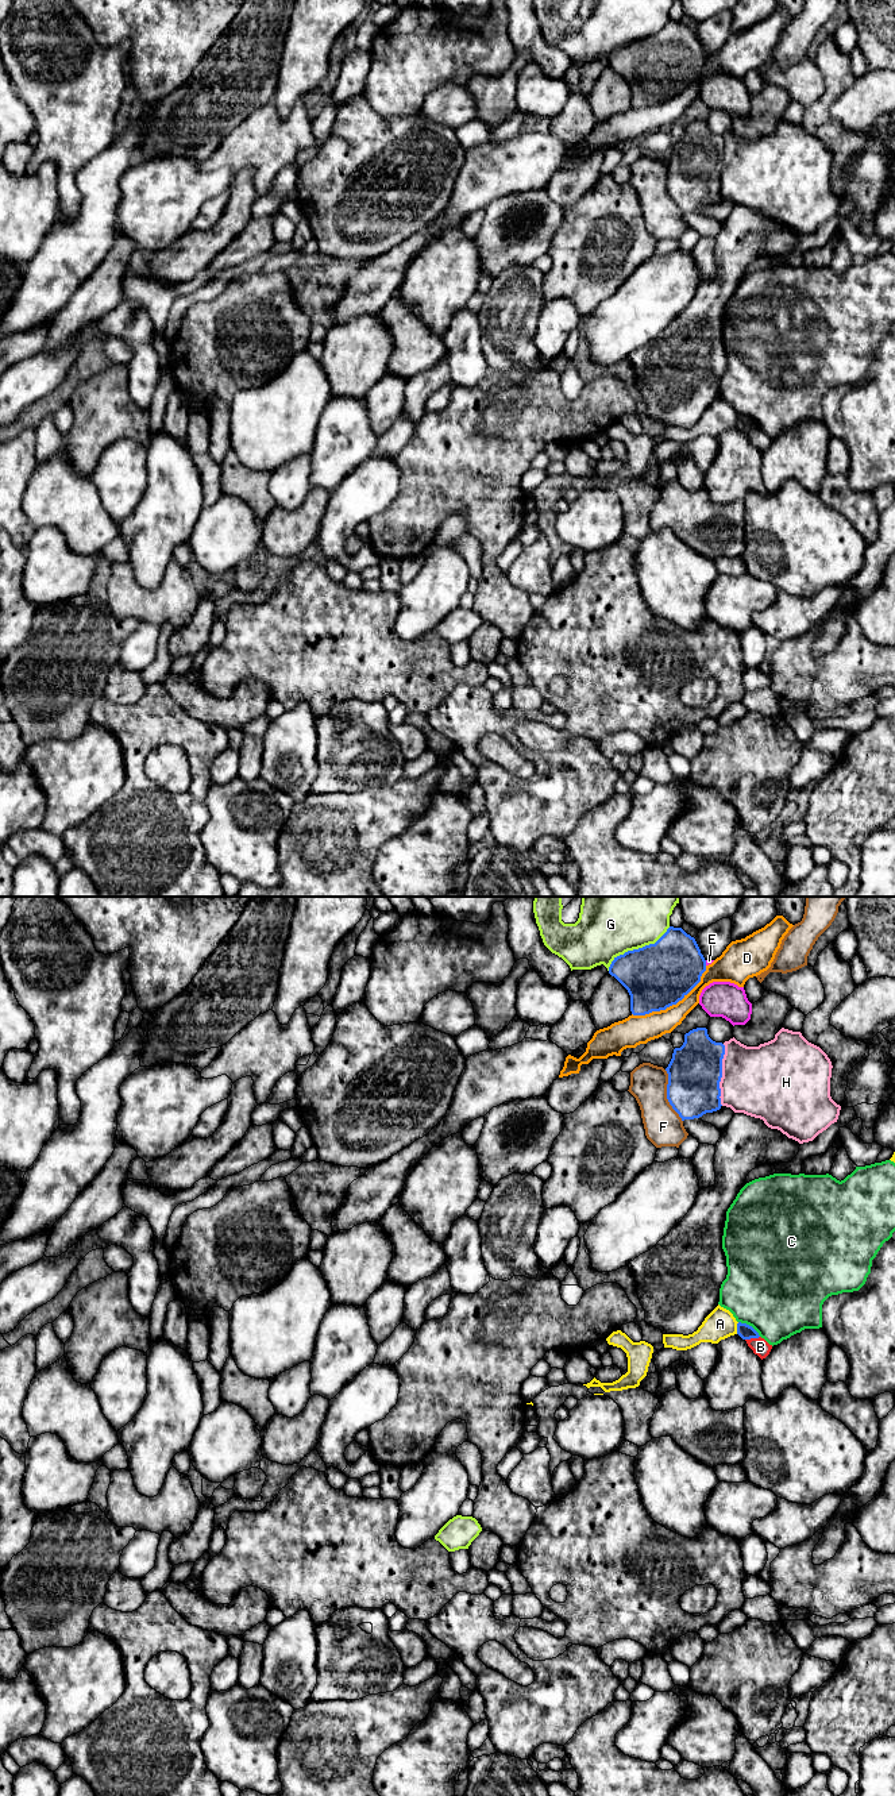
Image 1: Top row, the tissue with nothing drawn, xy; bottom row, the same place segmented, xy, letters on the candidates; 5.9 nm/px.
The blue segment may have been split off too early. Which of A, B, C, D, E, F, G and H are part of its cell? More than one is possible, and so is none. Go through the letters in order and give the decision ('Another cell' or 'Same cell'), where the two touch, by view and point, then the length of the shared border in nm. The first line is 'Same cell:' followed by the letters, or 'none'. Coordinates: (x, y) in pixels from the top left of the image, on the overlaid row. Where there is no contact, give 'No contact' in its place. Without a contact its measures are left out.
Same cell: none
A: Another cell. Touches blue at xy (737, 1328). Shared border 70 nm
B: Another cell. Touches blue at xy (752, 1337). Shared border 90 nm
C: Another cell. Touches blue at xy (748, 1325). Shared border 160 nm
D: Another cell. Touches blue at xy (672, 1004). Shared border 550 nm
E: Another cell. Touches blue at xy (705, 963). Shared border 30 nm
F: Another cell. Touches blue at xy (667, 1095). Shared border 320 nm
G: Another cell. Touches blue at xy (636, 949). Shared border 460 nm
H: Another cell. Touches blue at xy (721, 1075). Shared border 360 nm

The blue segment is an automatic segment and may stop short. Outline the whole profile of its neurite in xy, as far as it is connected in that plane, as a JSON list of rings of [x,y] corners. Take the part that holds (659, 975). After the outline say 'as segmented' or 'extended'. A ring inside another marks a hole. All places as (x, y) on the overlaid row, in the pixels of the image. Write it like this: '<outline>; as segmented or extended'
[[[670,926],[655,943],[614,957],[609,974],[630,995],[633,1015],[666,1010],[682,1001],[706,971],[694,937]]]; as segmented

